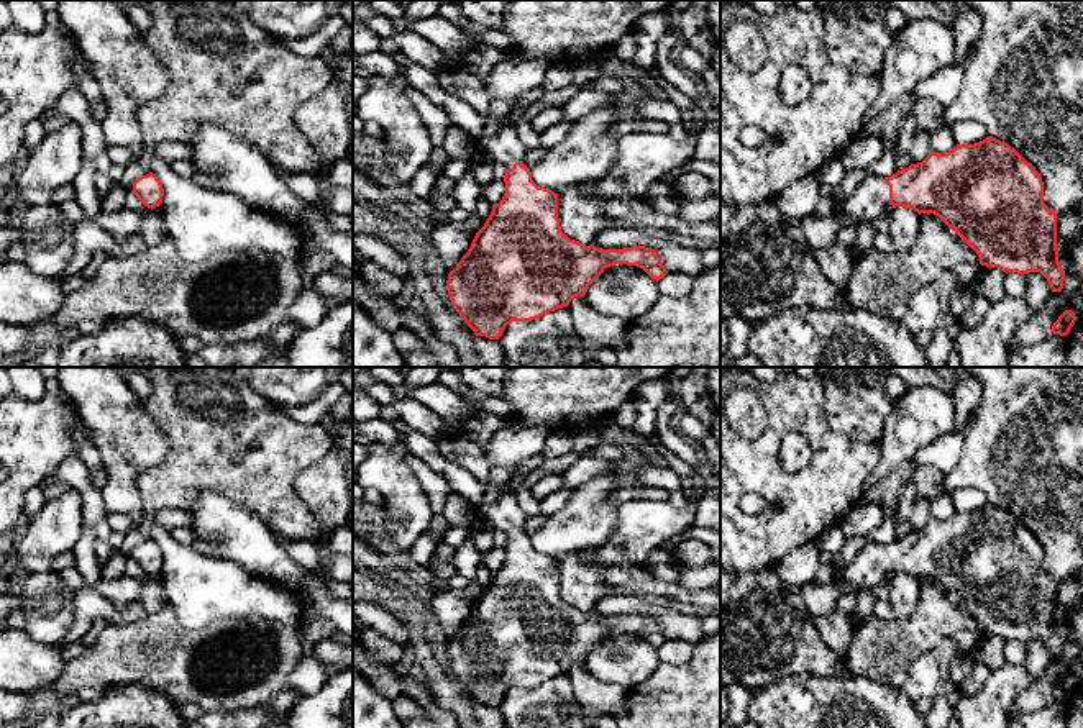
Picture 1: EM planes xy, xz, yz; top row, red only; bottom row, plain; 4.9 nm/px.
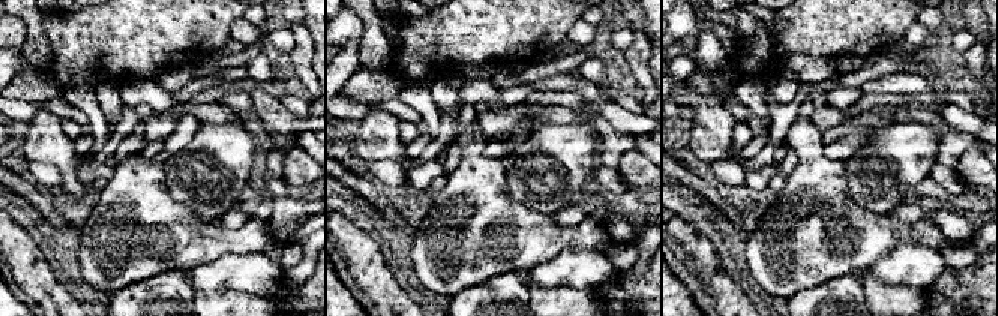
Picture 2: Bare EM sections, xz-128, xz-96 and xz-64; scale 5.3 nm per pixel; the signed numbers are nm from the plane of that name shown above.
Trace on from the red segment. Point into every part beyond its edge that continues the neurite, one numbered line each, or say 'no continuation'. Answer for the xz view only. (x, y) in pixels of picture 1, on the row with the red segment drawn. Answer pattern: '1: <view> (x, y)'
1: xz (506, 148)

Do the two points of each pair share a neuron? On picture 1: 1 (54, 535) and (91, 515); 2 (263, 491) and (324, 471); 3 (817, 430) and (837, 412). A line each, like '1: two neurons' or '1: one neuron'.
1: two neurons
2: two neurons
3: two neurons

